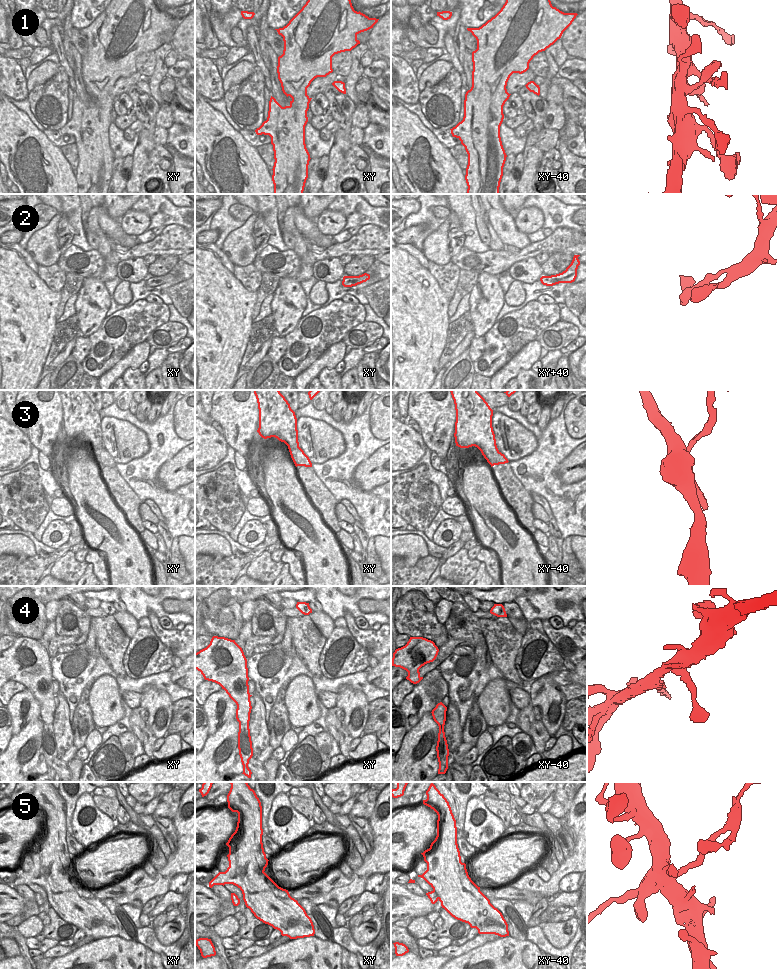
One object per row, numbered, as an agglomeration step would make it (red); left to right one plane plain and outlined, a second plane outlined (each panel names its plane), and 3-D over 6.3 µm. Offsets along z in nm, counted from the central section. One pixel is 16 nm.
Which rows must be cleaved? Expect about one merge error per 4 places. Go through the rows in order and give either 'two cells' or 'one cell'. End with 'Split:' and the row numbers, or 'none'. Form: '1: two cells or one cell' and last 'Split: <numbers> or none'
1: one cell
2: one cell
3: two cells
4: two cells
5: two cells
Split: 3, 4, 5

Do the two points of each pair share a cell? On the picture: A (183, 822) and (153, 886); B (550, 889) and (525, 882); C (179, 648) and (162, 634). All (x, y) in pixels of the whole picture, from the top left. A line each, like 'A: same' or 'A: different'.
A: same
B: same
C: same

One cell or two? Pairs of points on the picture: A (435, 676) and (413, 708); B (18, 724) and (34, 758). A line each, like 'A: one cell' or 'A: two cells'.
A: one cell
B: two cells

